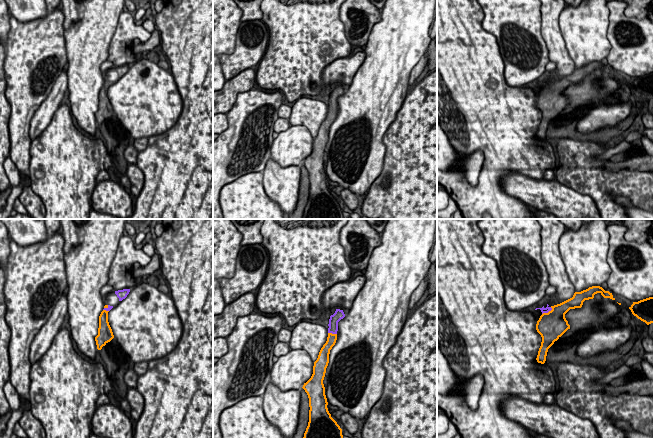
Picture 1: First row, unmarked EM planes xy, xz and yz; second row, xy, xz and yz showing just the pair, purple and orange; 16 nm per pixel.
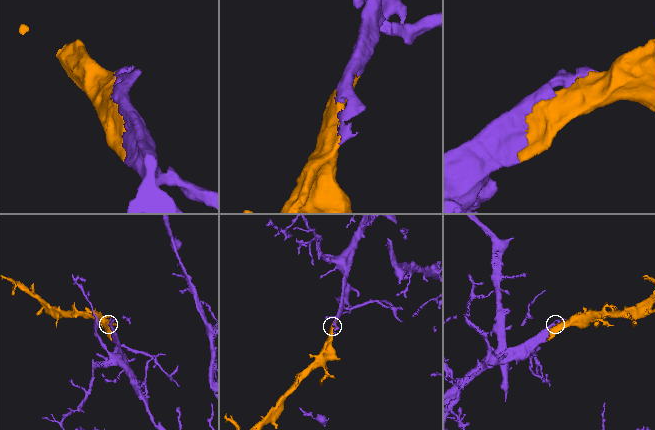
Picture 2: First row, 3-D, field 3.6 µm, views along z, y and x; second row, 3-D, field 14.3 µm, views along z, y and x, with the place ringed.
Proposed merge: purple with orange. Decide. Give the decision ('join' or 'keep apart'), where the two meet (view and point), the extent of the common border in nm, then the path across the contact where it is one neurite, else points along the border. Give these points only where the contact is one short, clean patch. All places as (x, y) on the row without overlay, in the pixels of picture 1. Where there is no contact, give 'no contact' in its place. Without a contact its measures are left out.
join; meets purple in yz at (547, 88); contact 200 nm long

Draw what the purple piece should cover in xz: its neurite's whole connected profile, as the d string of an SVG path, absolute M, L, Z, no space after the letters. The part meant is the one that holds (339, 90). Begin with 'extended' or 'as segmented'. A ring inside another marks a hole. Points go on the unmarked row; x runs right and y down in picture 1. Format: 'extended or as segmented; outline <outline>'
extended; outline M336 85L330 92L328 113L314 138L313 150L303 165L309 174L309 198L302 219L344 219L342 205L328 187L323 156L329 139L329 130L337 116L338 98L345 93L343 86Z

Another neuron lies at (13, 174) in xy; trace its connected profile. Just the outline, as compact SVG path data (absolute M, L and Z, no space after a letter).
M10 156L5 159L3 166L9 179L10 185L18 186L21 181L21 175L17 166L11 160Z

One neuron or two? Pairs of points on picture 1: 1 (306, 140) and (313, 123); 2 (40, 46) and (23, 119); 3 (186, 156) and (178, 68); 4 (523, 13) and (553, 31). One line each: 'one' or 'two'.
1: two
2: one
3: one
4: two

